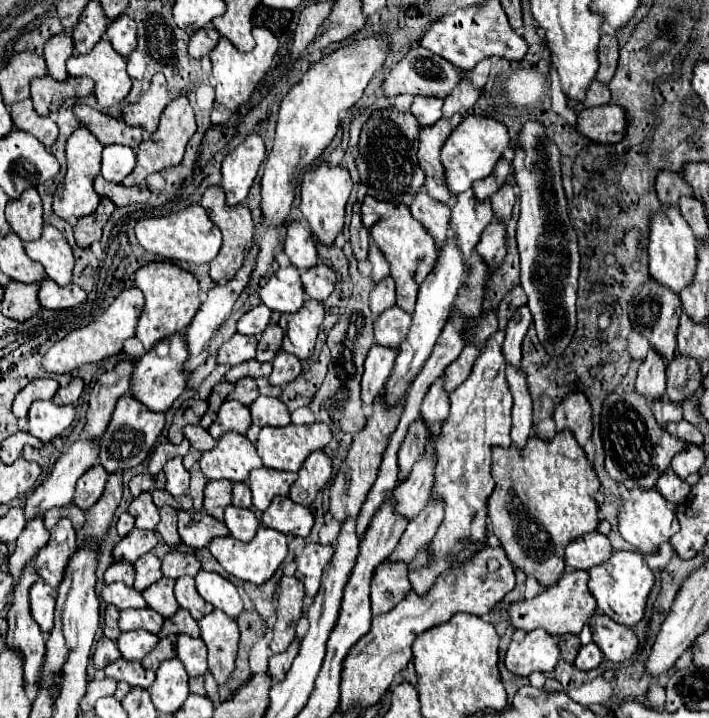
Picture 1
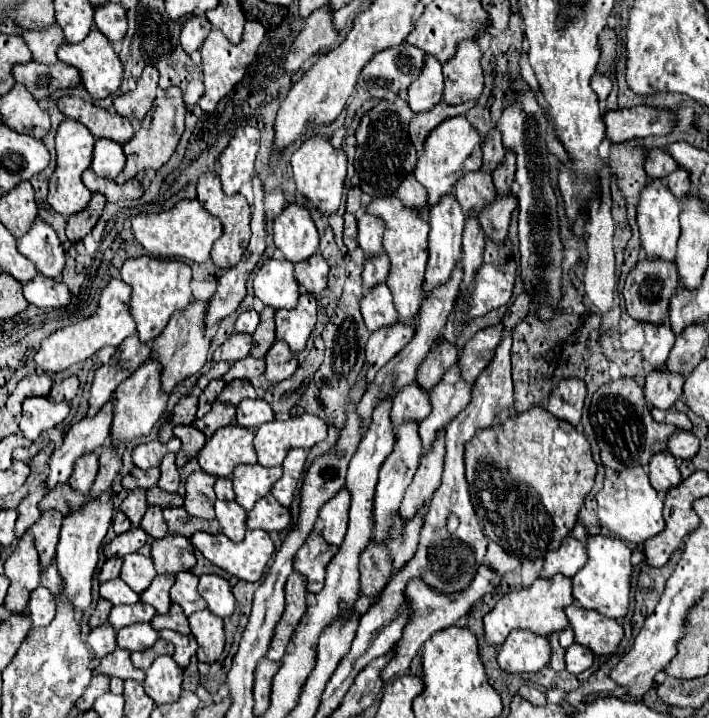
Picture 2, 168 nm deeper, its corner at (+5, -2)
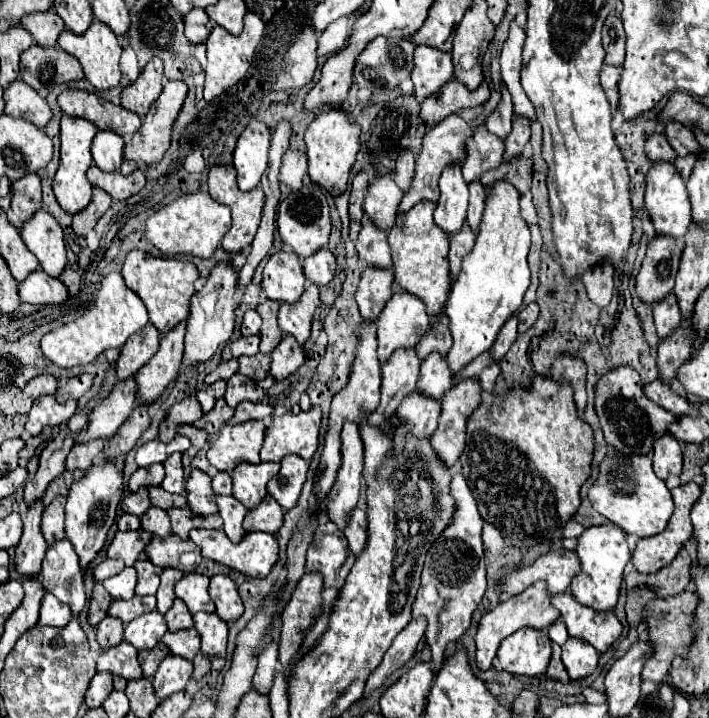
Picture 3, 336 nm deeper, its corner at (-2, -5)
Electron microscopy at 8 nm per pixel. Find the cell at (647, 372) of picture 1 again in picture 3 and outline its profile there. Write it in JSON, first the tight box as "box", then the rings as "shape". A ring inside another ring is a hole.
{"box":[653,294,681,340],"shape":[[[669,294],[665,300],[661,300],[653,308],[653,316],[655,316],[657,336],[661,340],[671,336],[681,326],[681,312],[679,312],[679,306],[677,306],[677,298],[673,294]]]}

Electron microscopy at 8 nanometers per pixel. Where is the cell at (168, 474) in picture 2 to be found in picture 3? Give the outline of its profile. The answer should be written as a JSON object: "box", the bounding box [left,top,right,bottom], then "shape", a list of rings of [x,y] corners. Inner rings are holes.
{"box":[161,452,185,494],"shape":[[[173,452],[165,462],[165,480],[161,482],[161,488],[173,494],[185,492],[185,478],[183,478],[183,464],[181,464],[181,452]]]}

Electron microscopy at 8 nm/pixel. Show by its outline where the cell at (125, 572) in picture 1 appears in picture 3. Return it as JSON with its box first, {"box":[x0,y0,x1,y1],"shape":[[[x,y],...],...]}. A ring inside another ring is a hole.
{"box":[93,558,125,582],"shape":[[[107,558],[107,560],[103,560],[99,566],[95,566],[95,568],[93,568],[93,576],[95,576],[95,580],[97,580],[97,582],[103,582],[105,578],[111,578],[111,576],[119,574],[123,568],[125,568],[125,566],[123,566],[123,562]]]}

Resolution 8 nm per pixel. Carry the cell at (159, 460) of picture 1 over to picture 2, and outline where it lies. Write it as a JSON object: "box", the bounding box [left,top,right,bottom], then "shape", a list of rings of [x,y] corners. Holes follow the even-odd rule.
{"box":[132,437,180,469],"shape":[[[172,437],[168,443],[160,443],[160,441],[148,441],[142,443],[138,447],[134,447],[132,451],[132,461],[136,467],[140,469],[150,469],[150,467],[160,467],[162,457],[166,453],[178,453],[180,449],[180,439]]]}

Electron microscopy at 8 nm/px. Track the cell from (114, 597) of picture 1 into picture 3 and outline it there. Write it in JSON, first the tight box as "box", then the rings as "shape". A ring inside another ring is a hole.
{"box":[103,568,137,600],"shape":[[[125,568],[117,576],[103,580],[103,586],[115,600],[129,600],[131,596],[135,596],[135,584],[137,584],[135,576],[137,574],[133,568]]]}

